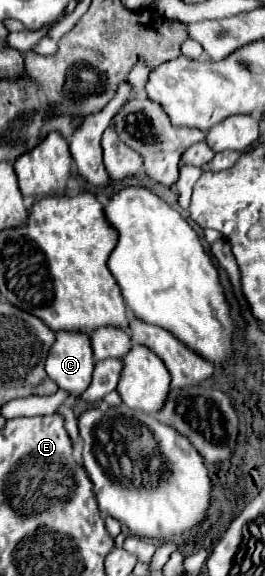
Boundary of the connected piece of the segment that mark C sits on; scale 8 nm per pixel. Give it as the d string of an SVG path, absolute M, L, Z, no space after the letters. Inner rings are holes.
M57 332L57 340L47 356L47 376L65 390L71 398L81 398L81 394L91 384L95 360L91 352L89 336L67 336L67 332Z

